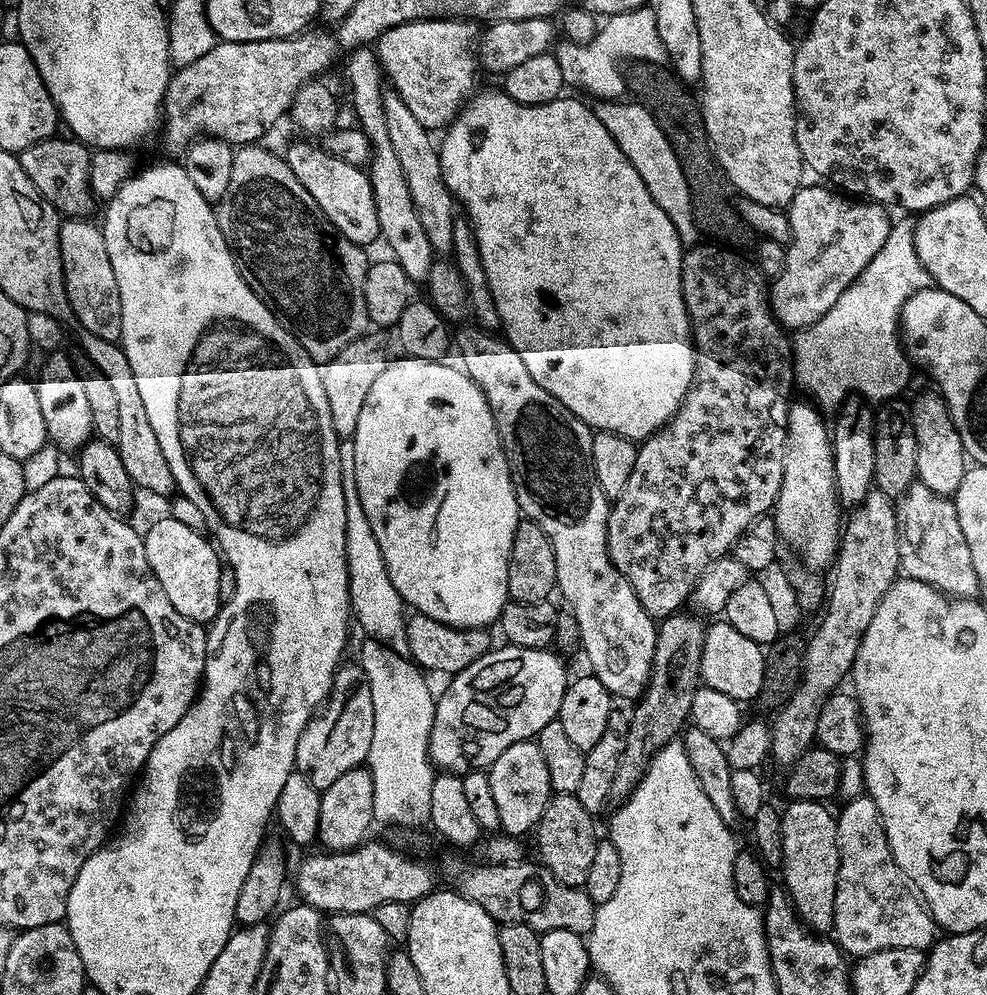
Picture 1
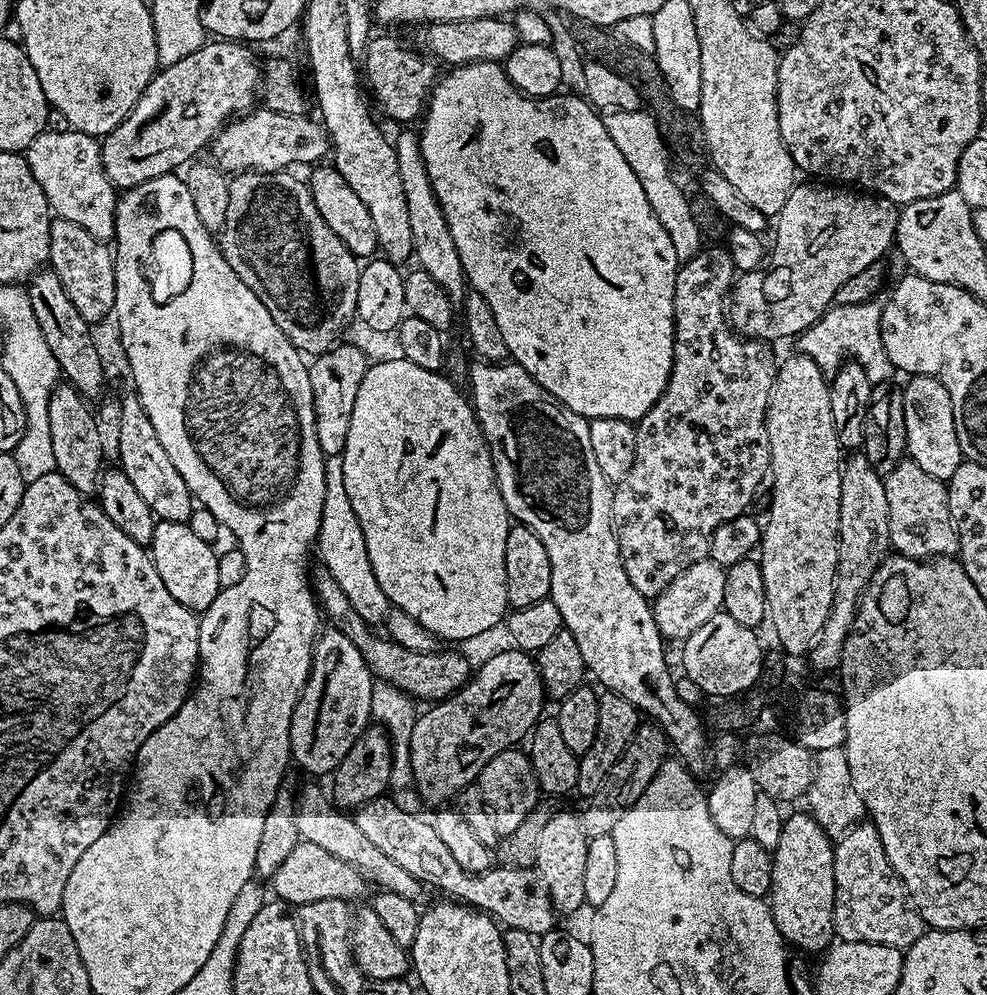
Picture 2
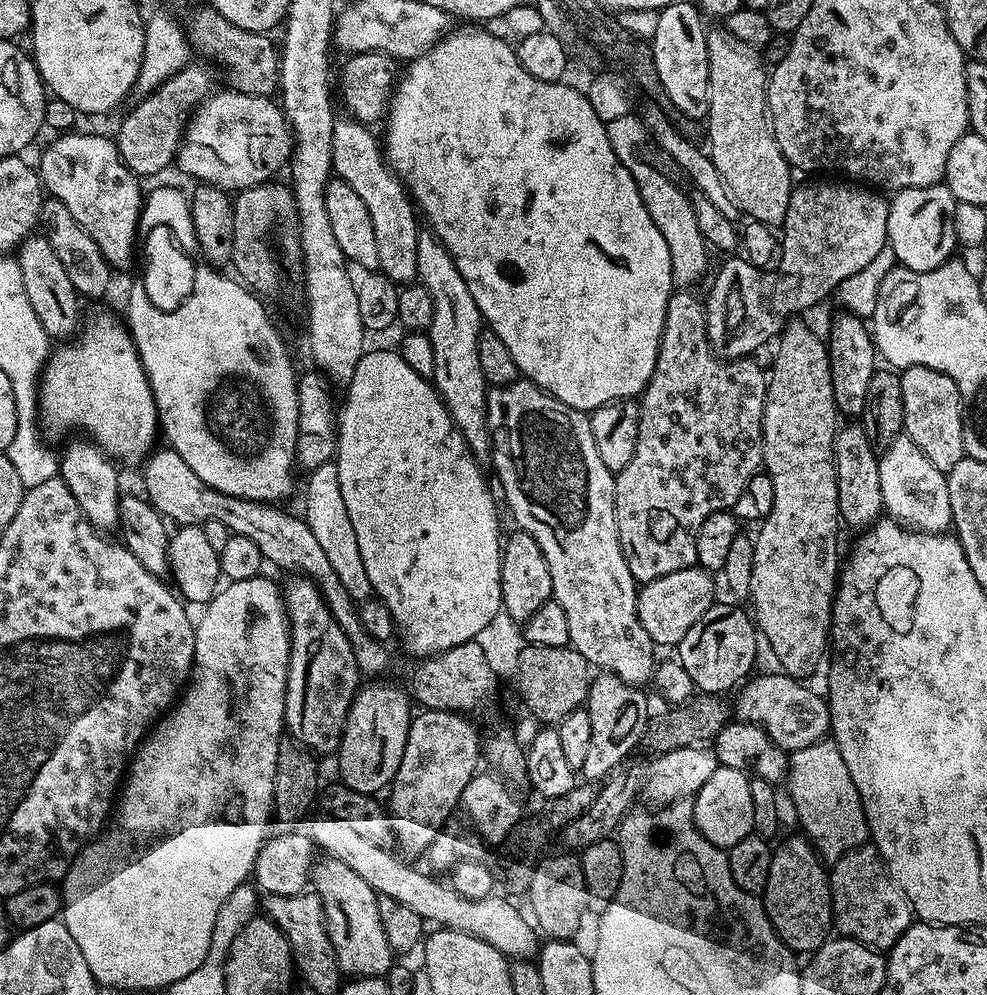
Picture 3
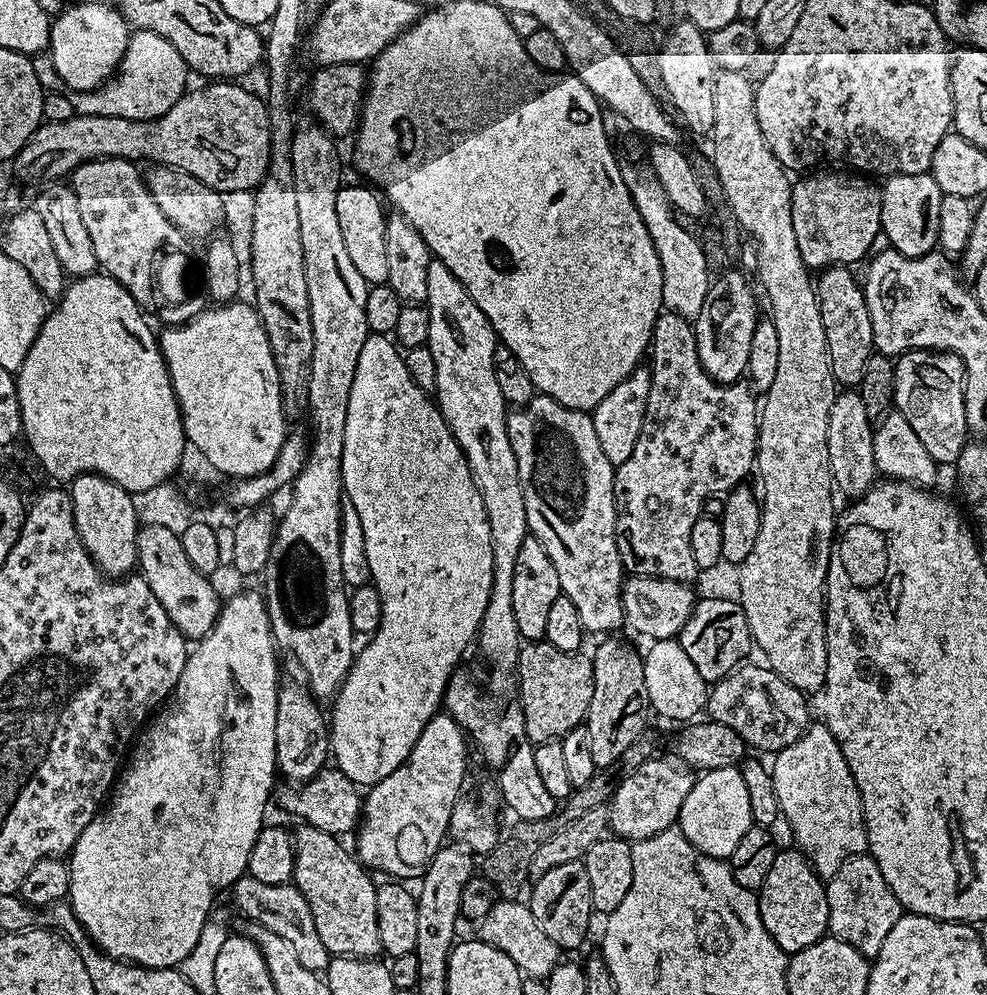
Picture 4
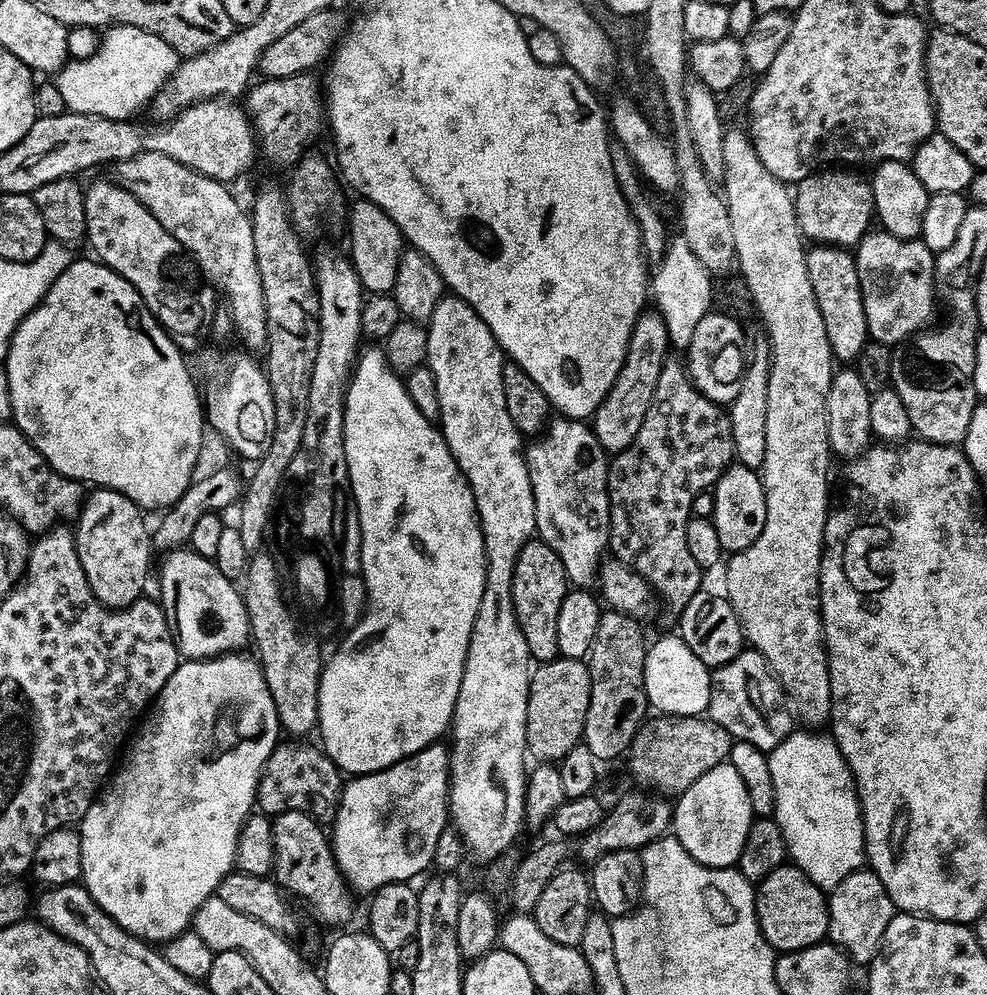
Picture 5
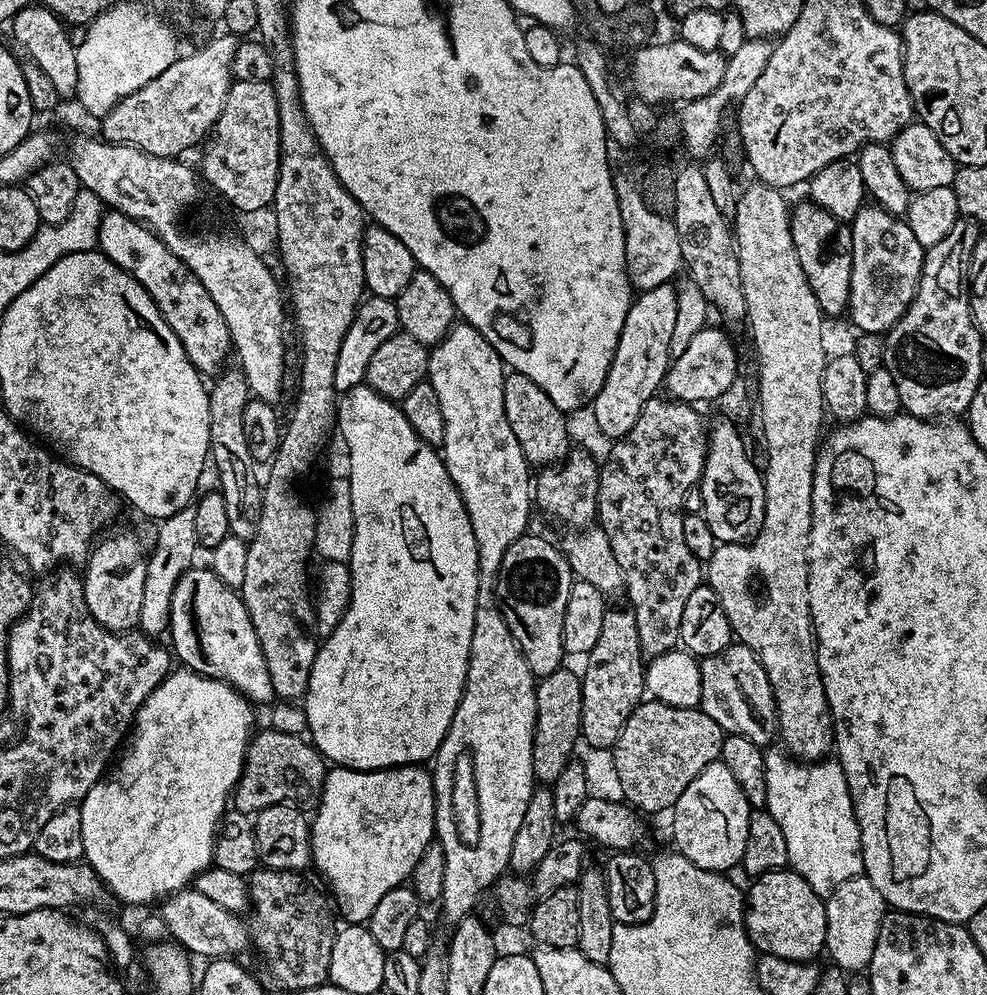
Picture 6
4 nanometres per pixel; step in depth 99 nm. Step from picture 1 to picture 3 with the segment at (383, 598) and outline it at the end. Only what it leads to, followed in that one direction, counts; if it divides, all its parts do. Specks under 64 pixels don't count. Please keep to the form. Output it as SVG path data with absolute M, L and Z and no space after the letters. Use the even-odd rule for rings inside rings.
M324 470L315 477L316 485L308 492L308 514L306 521L318 538L327 561L338 574L343 589L355 602L363 602L373 595L370 574L366 574L366 566L362 566L362 553L358 551L358 537L354 534L354 526L350 526L350 514L346 514L346 502L342 502L342 490L336 484L336 473Z

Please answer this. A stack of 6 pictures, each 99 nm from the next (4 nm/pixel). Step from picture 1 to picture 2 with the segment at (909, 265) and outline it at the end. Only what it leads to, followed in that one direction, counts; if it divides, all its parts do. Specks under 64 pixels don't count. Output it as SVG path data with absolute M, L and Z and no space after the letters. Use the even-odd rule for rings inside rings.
M874 300L856 305L835 305L797 337L797 349L813 358L825 374L836 372L847 358L853 358L866 370L872 383L887 383L896 371L882 345L881 310L882 306Z

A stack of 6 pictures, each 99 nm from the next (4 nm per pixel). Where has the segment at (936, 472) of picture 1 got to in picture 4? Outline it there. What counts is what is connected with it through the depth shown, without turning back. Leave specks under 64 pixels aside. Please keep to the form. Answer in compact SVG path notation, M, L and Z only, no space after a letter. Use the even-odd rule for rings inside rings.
M903 352L895 357L894 374L895 411L901 412L910 422L914 434L918 434L926 454L937 465L955 465L965 444L969 443L970 433L966 422L966 376L964 363L952 352Z

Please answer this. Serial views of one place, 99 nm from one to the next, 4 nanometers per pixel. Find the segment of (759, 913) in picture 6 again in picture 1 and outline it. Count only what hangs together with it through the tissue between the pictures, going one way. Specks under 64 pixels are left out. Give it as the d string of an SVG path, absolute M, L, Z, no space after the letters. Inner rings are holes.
M792 800L788 809L783 809L782 822L782 869L786 895L792 901L793 908L801 920L817 934L824 934L832 928L834 922L834 898L838 882L838 834L836 833L836 816L828 809L827 803L819 800Z

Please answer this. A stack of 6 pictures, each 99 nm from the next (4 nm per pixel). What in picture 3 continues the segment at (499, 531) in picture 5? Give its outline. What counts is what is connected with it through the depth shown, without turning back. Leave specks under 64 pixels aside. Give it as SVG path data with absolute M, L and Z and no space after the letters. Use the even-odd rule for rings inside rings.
M421 231L418 238L418 280L434 302L434 318L426 335L434 346L434 374L431 383L448 408L456 428L464 435L468 449L477 460L484 462L492 455L492 431L488 429L488 393L490 385L478 364L478 342L482 331L482 317L466 286L466 278L458 274L454 258L442 241L431 231Z

